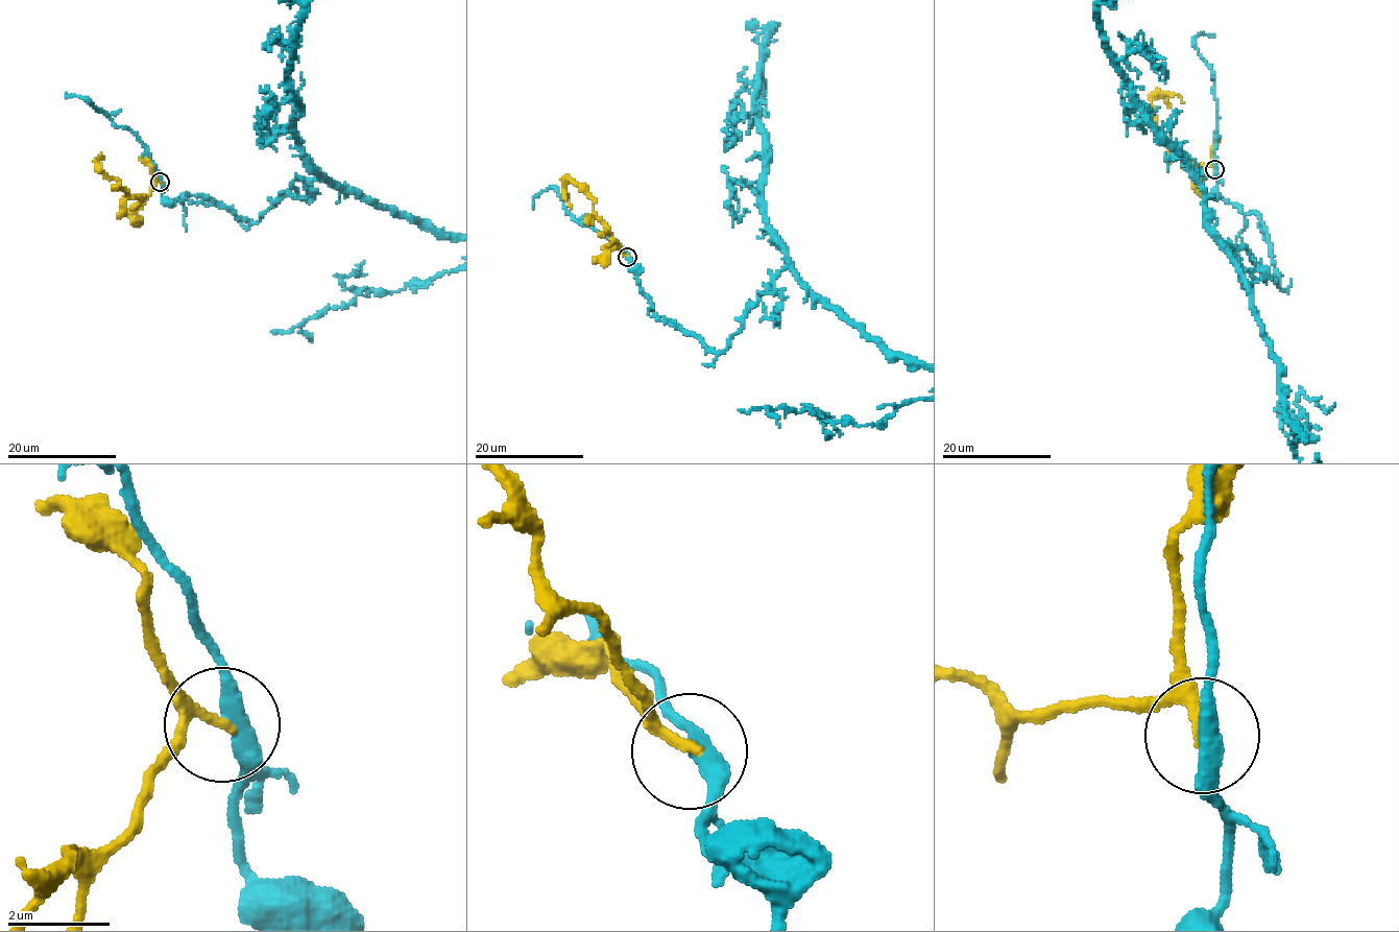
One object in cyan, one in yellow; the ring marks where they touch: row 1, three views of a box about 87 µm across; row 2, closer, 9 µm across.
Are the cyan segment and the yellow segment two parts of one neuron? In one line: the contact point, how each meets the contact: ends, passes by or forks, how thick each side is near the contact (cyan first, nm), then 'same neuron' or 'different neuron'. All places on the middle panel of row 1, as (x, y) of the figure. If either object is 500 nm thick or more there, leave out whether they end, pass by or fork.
(627, 257) | cyan passes by | yellow ends | 380/220 nm | different neuron

